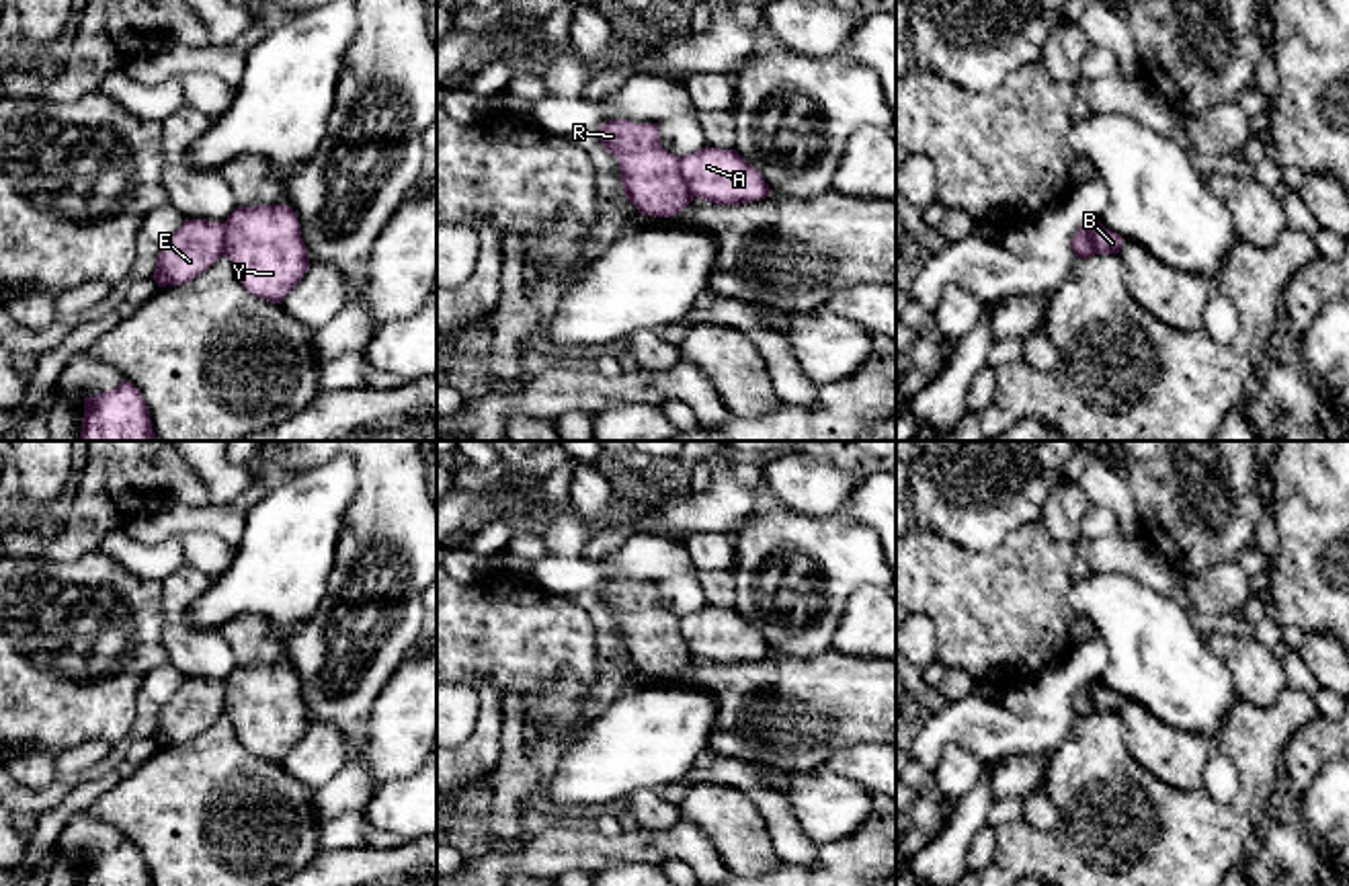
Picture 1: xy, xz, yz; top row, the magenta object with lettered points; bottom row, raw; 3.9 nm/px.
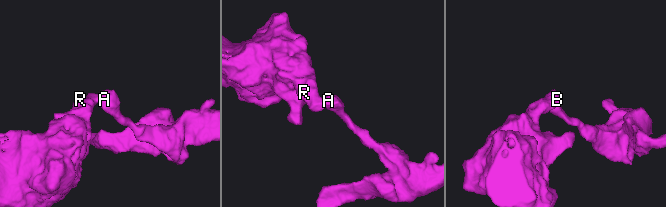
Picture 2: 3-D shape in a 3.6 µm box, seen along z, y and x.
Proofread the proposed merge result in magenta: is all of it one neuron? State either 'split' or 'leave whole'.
split

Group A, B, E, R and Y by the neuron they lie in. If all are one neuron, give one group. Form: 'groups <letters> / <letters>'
groups A Y / B E R

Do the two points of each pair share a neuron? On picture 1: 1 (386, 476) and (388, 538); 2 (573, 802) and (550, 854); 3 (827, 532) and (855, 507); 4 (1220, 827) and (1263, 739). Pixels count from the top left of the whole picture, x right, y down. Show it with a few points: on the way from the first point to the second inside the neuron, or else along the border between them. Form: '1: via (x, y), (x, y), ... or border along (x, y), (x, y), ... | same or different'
1: via (388, 491), (388, 524) | same
2: border along (564, 819), (583, 823) | different
3: border along (841, 511), (874, 532) | different
4: via (1243, 807), (1257, 790), (1259, 761) | same

